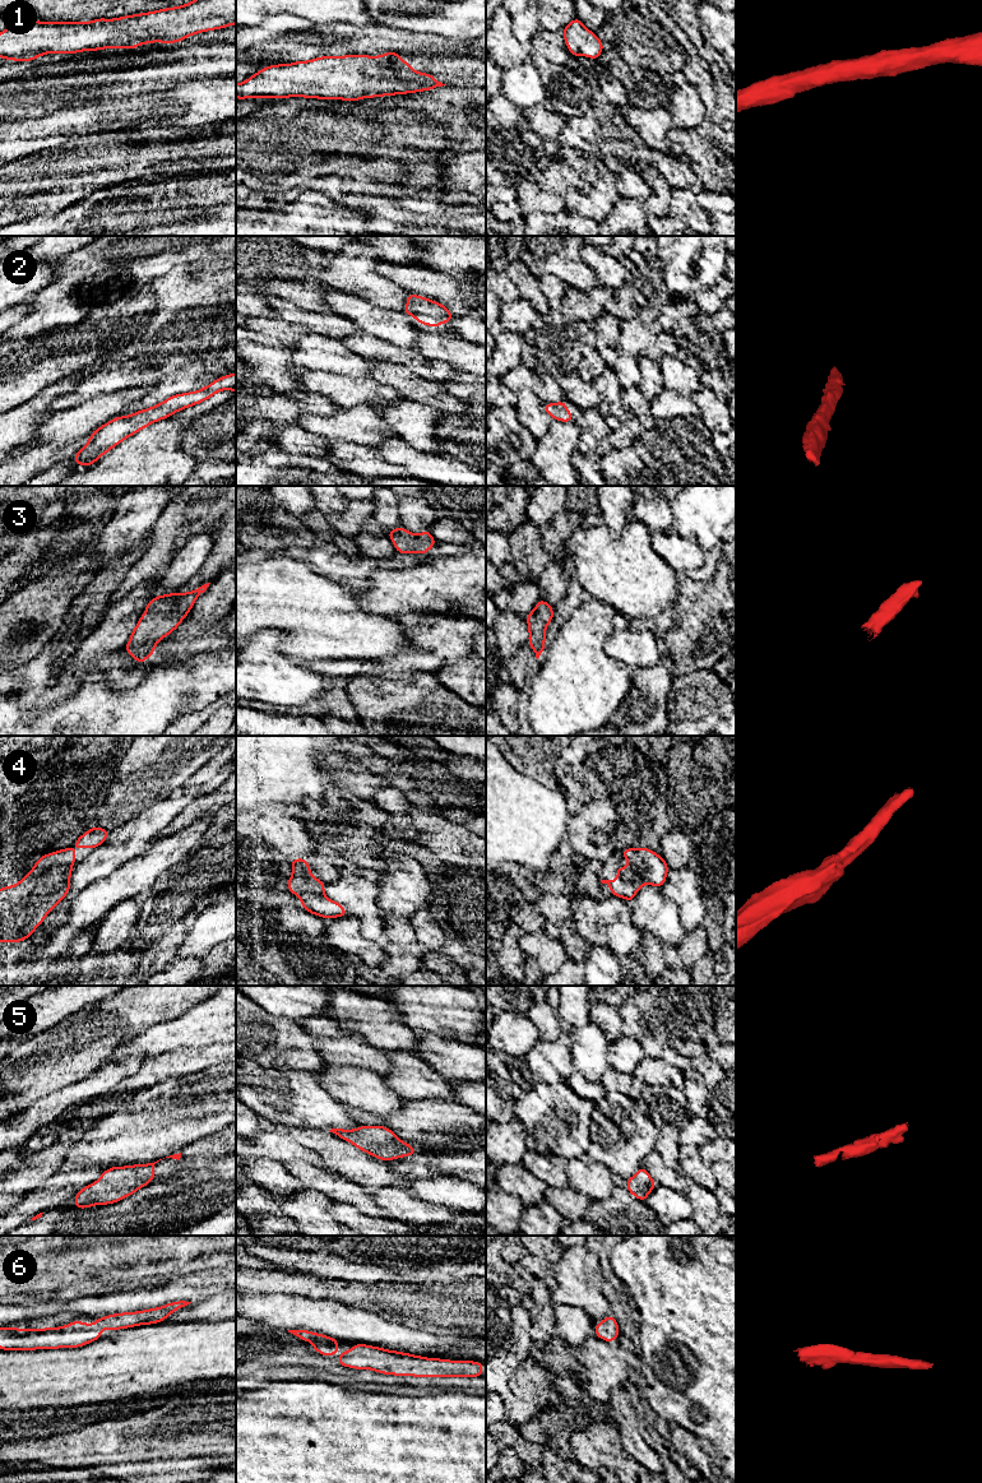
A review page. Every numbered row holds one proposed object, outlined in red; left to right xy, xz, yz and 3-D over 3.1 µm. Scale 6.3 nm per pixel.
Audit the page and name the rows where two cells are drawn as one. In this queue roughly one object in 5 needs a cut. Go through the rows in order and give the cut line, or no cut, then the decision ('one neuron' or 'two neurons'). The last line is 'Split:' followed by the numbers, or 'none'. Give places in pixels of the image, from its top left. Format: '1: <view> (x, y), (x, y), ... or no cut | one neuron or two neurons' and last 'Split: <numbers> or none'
1: no cut | one neuron
2: no cut | one neuron
3: no cut | one neuron
4: no cut | one neuron
5: no cut | one neuron
6: no cut | one neuron
Split: none

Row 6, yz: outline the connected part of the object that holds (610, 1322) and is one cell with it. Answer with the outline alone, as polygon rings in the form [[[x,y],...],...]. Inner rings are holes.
[[[613,1315],[607,1316],[603,1319],[601,1324],[594,1324],[594,1334],[596,1336],[608,1341],[613,1343],[619,1335],[619,1325]]]

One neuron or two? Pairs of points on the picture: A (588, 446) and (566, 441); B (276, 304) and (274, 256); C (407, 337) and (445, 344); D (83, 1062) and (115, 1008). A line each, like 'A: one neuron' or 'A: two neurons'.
A: two neurons
B: two neurons
C: two neurons
D: one neuron

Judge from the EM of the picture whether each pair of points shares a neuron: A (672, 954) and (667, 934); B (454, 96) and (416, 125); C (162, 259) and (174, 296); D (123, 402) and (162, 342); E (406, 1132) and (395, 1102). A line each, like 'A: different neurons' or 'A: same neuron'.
A: different neurons
B: different neurons
C: different neurons
D: different neurons
E: different neurons

